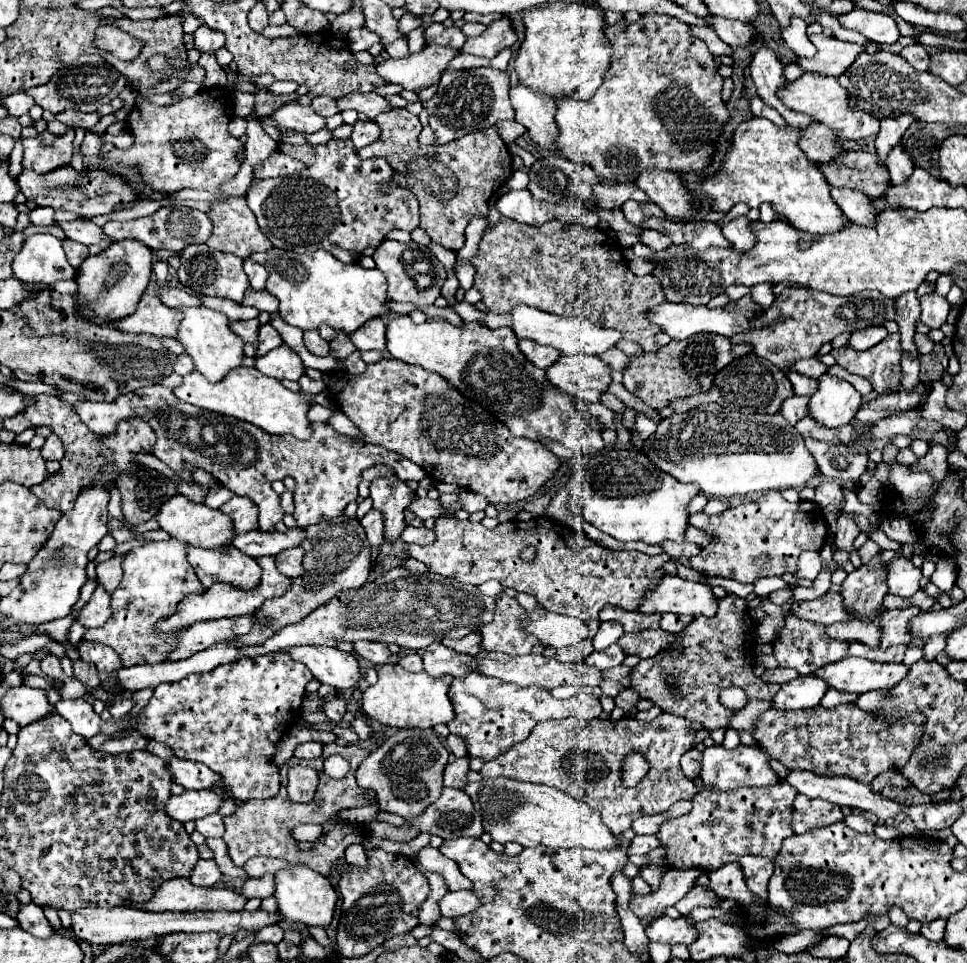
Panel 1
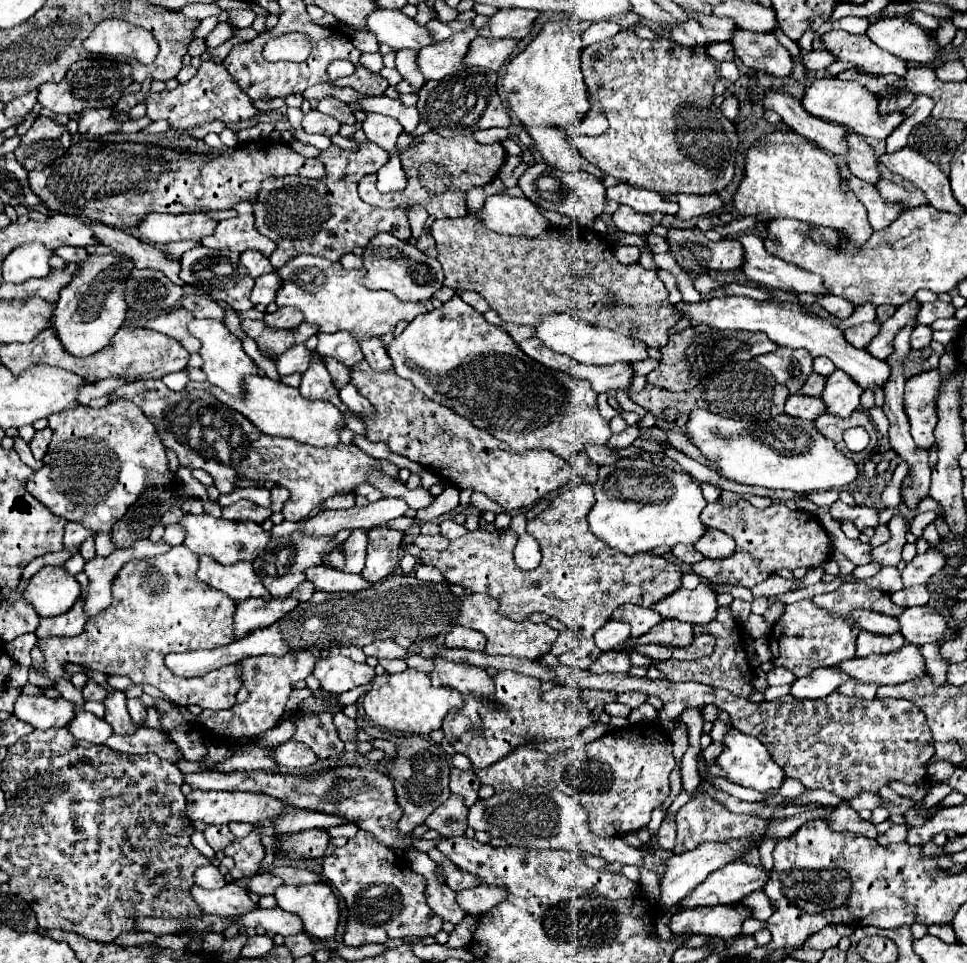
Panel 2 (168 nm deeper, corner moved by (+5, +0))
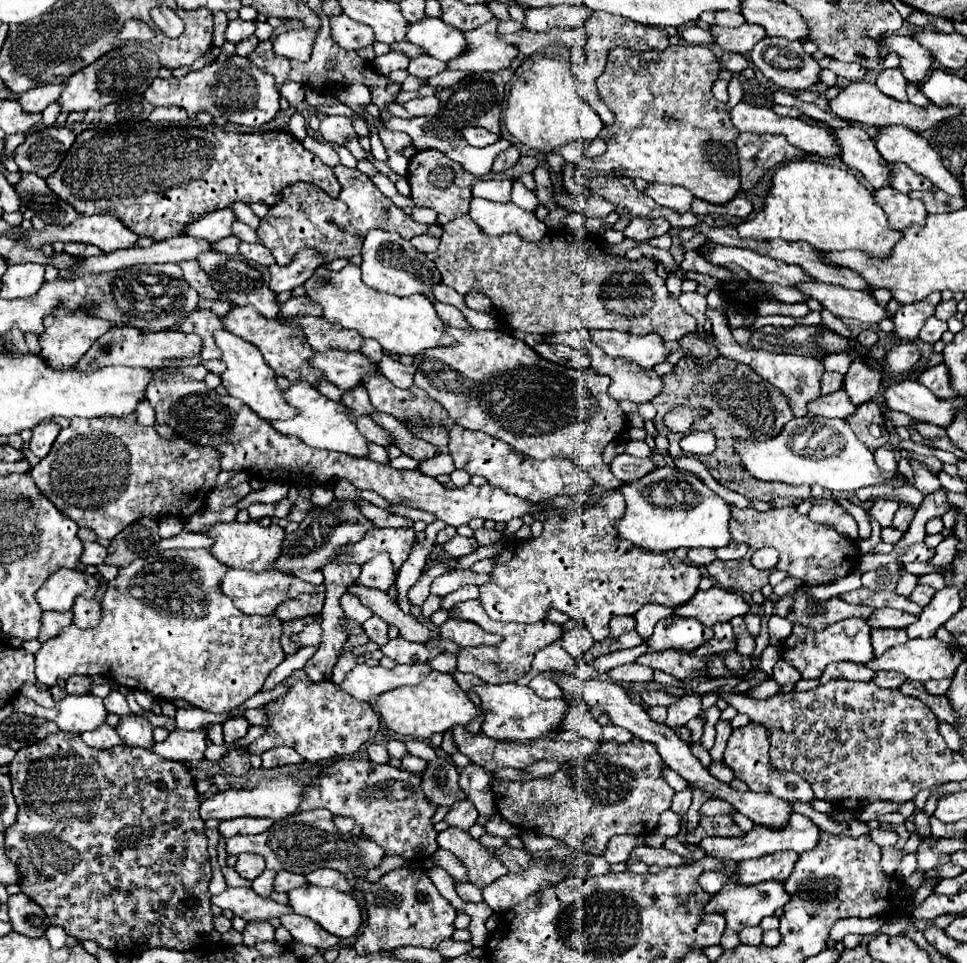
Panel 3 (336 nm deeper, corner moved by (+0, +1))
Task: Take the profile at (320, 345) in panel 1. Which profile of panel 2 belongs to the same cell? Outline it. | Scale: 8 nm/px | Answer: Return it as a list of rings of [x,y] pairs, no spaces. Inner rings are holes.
[[[318,357],[310,359],[310,367],[302,375],[302,383],[298,389],[306,399],[324,399],[336,405],[340,411],[348,411],[348,407],[338,397],[338,389],[332,385],[330,373],[326,371],[324,363]]]

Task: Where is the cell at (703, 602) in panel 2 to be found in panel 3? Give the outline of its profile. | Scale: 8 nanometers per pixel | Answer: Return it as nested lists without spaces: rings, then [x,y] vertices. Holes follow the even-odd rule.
[[[713,586],[707,592],[699,590],[693,600],[689,600],[689,604],[675,608],[675,614],[695,618],[705,626],[715,626],[717,622],[729,622],[735,616],[745,616],[749,610],[751,606],[741,594]]]

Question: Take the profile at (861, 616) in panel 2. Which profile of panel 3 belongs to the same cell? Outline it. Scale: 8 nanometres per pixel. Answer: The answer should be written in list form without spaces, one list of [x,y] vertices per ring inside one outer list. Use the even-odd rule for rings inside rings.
[[[881,608],[873,612],[871,618],[867,620],[871,628],[907,628],[913,622],[917,622],[917,616],[911,616],[907,612],[893,610],[893,608]]]

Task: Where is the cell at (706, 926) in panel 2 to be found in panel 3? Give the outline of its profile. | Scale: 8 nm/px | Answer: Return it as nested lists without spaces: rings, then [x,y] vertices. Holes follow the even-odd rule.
[[[767,880],[759,884],[741,884],[741,886],[727,884],[711,898],[711,902],[705,906],[705,912],[721,912],[727,920],[727,928],[741,932],[747,926],[759,926],[765,916],[773,916],[777,908],[789,902],[789,898],[791,896],[787,894],[783,882],[777,882],[777,880]]]

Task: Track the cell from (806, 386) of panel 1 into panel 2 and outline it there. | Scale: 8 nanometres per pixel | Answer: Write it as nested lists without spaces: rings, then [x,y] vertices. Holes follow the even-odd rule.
[[[812,372],[810,377],[806,379],[806,383],[802,385],[800,393],[804,393],[804,395],[816,395],[818,397],[820,395],[820,389],[824,389],[824,377]]]

